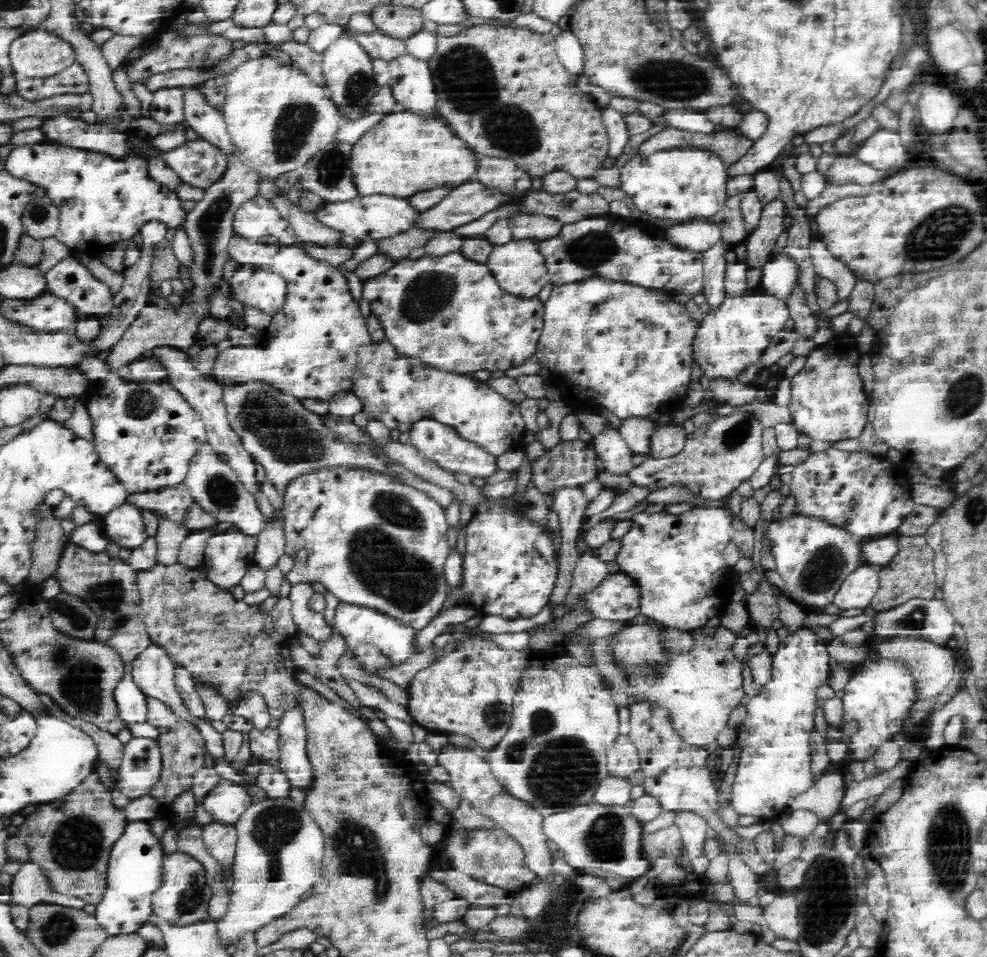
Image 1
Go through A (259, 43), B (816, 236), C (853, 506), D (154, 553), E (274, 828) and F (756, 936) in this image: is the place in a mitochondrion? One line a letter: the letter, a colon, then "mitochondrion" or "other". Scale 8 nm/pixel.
A: other
B: other
C: mitochondrion
D: other
E: mitochondrion
F: other

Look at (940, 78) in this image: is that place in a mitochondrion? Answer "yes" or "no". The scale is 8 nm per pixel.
no

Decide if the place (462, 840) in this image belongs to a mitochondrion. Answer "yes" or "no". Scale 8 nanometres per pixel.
yes

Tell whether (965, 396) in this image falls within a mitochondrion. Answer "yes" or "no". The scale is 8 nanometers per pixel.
yes

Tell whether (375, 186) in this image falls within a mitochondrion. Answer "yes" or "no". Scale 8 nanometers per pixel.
no

